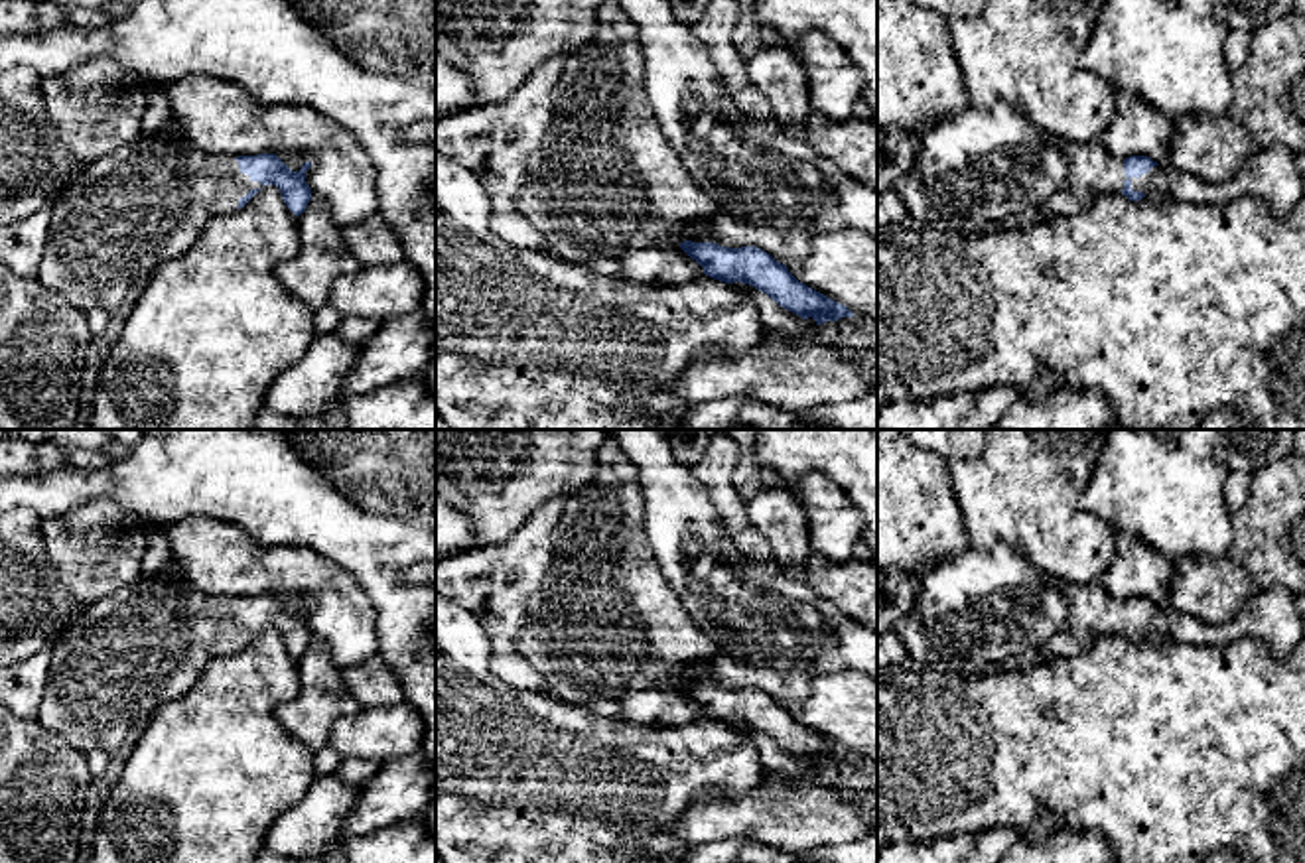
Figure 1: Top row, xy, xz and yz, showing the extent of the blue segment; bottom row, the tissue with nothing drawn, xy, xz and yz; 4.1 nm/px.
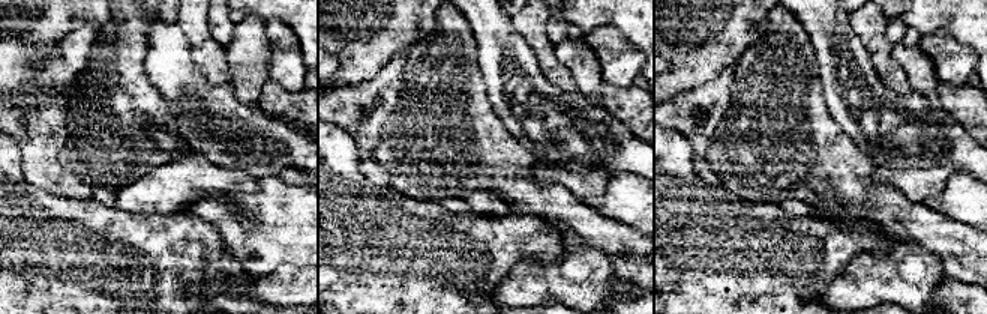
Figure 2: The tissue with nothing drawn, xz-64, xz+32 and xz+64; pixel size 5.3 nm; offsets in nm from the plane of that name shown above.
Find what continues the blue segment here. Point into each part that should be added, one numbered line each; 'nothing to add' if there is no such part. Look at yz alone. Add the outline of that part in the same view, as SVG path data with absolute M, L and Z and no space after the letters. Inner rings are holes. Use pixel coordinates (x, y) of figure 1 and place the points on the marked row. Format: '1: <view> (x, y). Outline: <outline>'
1: yz (1156, 182). Outline: M1163 166L1151 167L1141 177L1130 177L1132 189L1141 191L1145 195L1149 193L1167 193L1167 169Z

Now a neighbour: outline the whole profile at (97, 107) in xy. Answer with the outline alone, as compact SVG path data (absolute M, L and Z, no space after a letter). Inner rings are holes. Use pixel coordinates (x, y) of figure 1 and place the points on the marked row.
M110 57L45 77L41 91L71 167L87 167L142 136L146 83Z

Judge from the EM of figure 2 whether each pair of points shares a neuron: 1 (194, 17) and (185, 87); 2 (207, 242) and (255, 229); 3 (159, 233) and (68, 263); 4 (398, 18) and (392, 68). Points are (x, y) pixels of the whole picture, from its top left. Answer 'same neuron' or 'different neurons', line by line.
1: different neurons
2: different neurons
3: same neuron
4: different neurons

